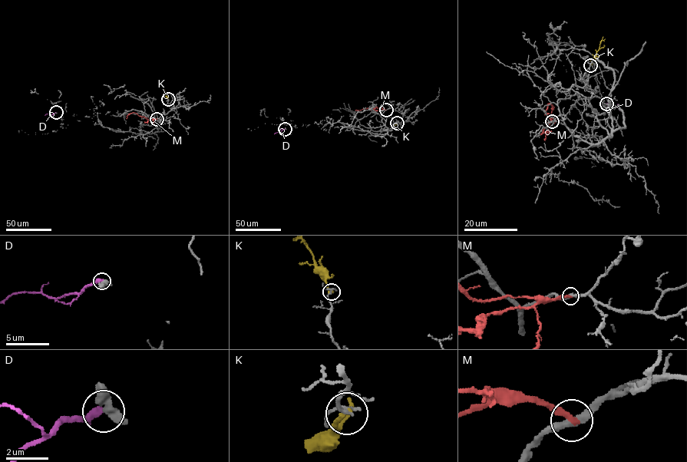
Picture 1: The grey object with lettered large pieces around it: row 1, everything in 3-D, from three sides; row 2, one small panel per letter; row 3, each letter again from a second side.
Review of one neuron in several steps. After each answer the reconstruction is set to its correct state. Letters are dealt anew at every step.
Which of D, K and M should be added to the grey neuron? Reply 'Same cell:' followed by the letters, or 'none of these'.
Same cell: none of these

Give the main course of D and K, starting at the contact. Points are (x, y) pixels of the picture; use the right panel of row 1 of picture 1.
D: (606, 103), (614, 108), (618, 107), (622, 112)
K: (590, 65), (599, 42), (605, 39)

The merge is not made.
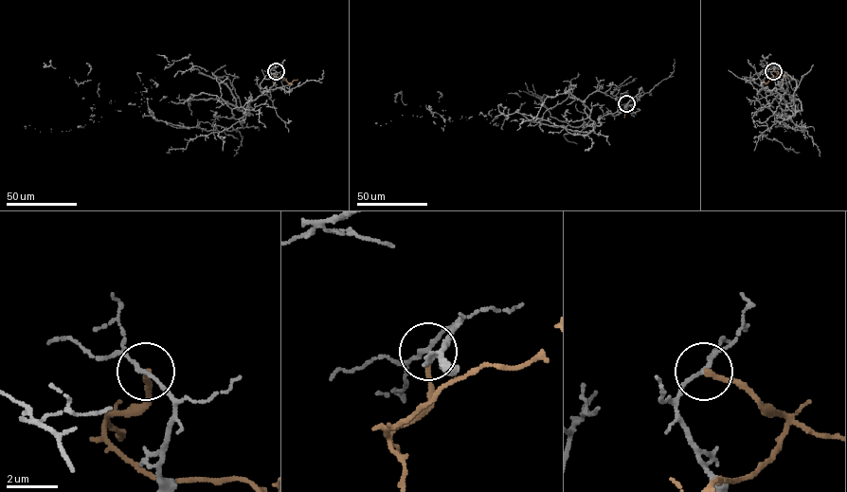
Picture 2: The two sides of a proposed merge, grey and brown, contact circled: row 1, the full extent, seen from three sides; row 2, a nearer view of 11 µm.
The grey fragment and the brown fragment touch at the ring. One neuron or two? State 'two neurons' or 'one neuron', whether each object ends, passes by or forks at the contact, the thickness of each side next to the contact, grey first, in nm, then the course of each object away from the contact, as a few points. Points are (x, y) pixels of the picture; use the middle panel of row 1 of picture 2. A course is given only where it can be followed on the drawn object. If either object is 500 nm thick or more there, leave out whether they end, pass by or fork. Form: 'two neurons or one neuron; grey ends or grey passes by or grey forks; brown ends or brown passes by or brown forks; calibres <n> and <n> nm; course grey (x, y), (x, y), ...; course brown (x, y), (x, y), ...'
two neurons; grey passes by; brown ends; calibres 140 and 220 nm; course grey (626, 103), (572, 135), (517, 112), (450, 121), (425, 104), (404, 104), (399, 93), (397, 101); course brown (626, 103), (624, 108), (649, 93)

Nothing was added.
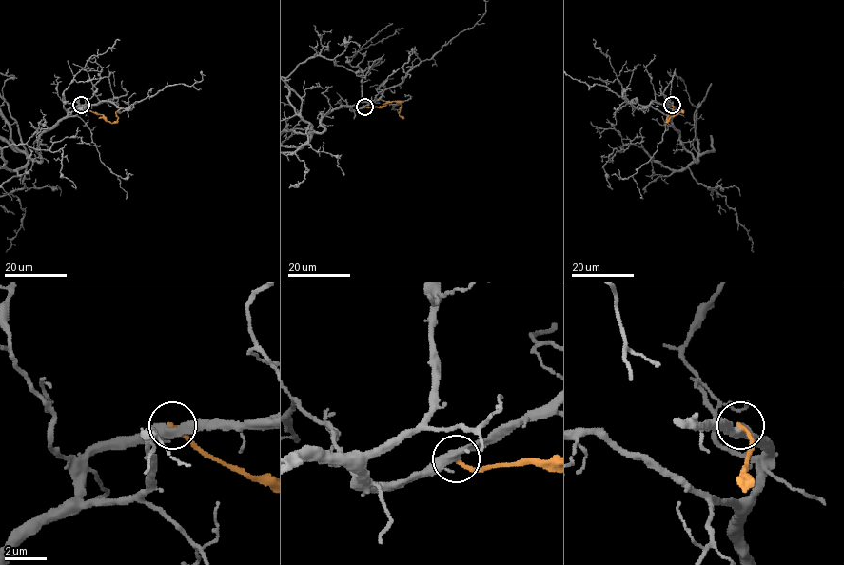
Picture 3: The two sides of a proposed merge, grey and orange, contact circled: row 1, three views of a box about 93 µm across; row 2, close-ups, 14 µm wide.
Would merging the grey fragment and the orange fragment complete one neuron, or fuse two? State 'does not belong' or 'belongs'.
does not belong

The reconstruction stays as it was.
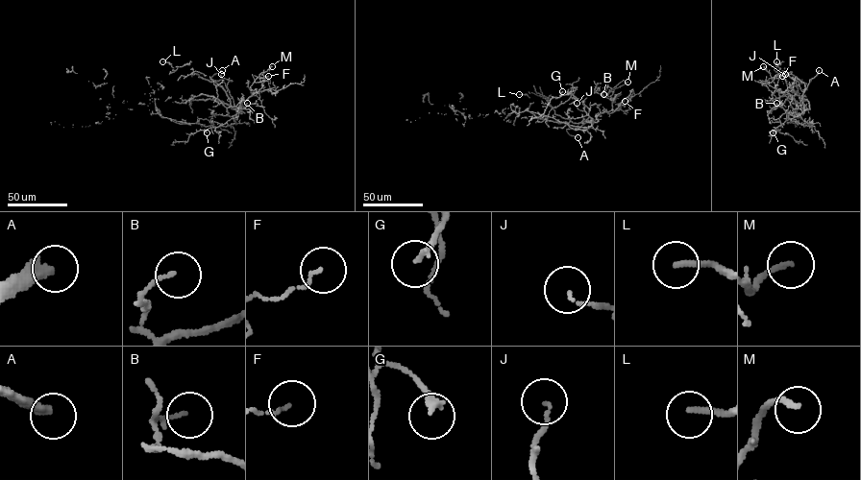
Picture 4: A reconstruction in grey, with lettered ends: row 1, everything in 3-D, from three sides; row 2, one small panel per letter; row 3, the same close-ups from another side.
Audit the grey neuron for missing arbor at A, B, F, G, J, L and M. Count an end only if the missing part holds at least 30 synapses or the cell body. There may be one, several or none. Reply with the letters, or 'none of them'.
A, L

